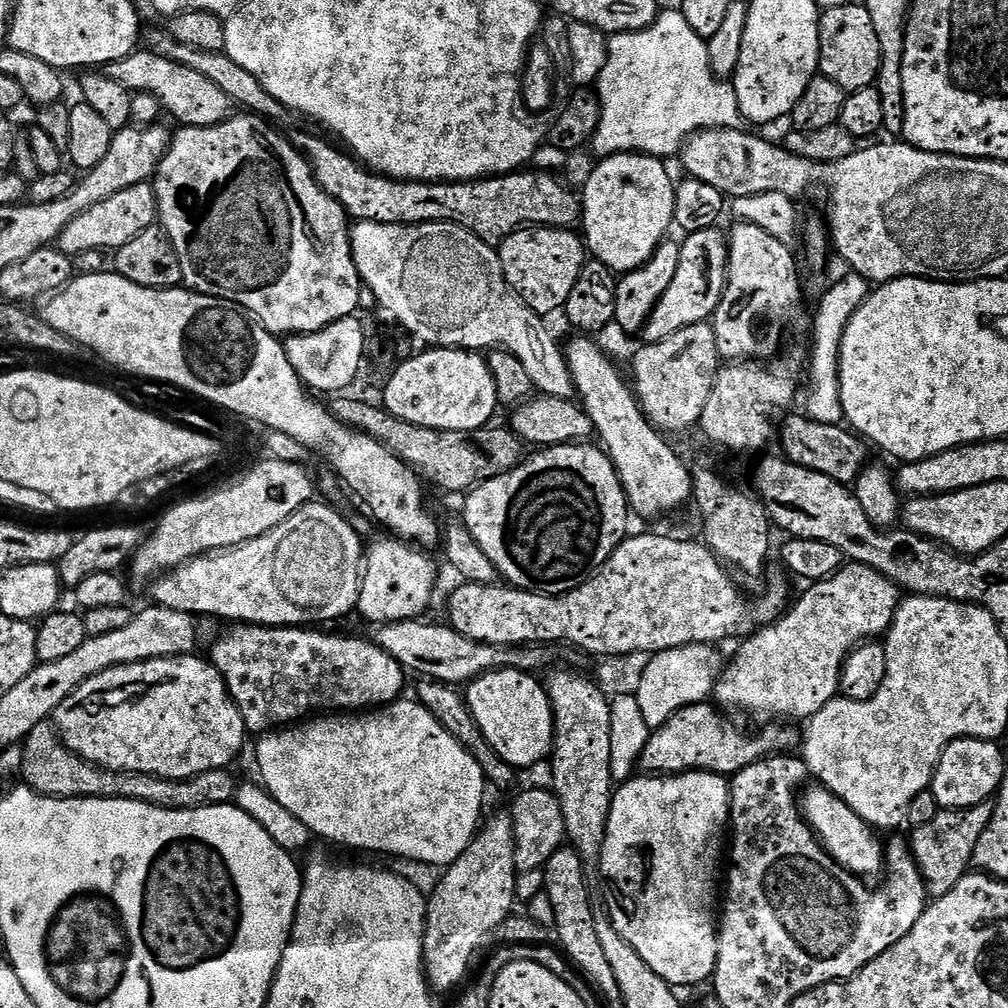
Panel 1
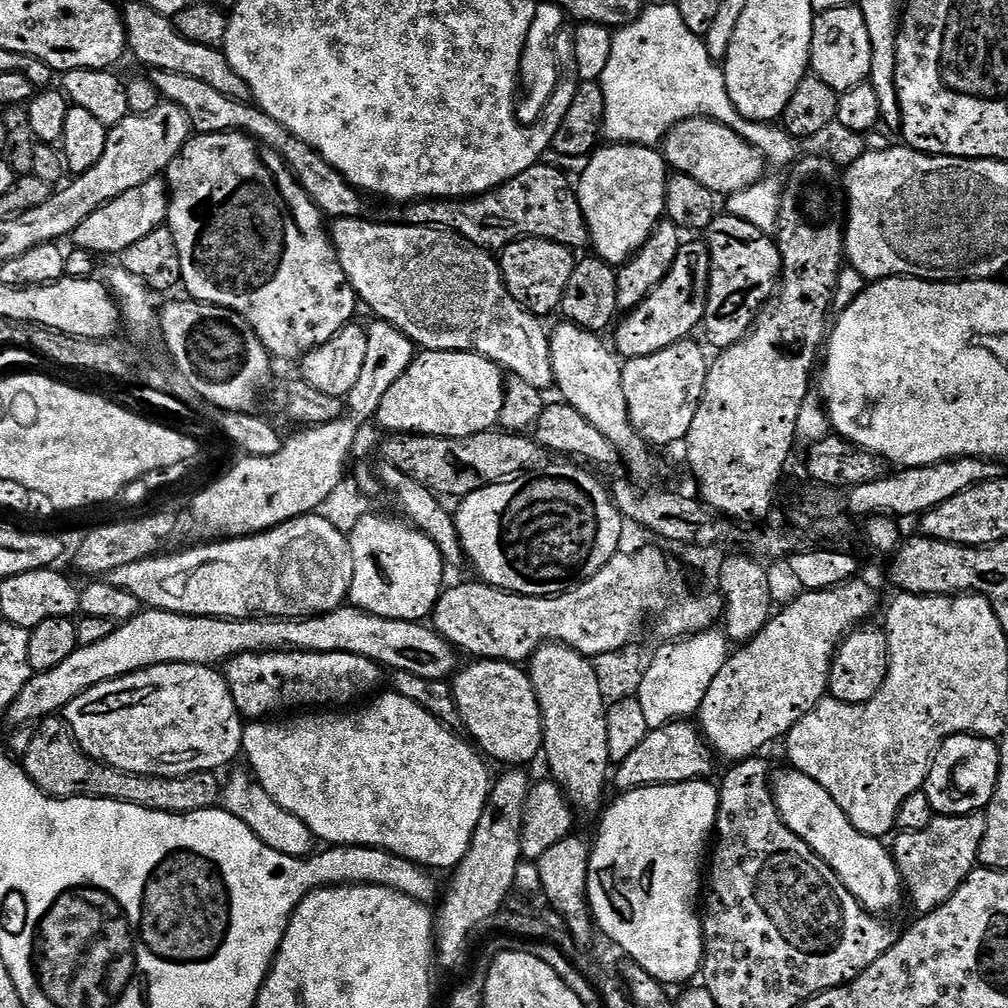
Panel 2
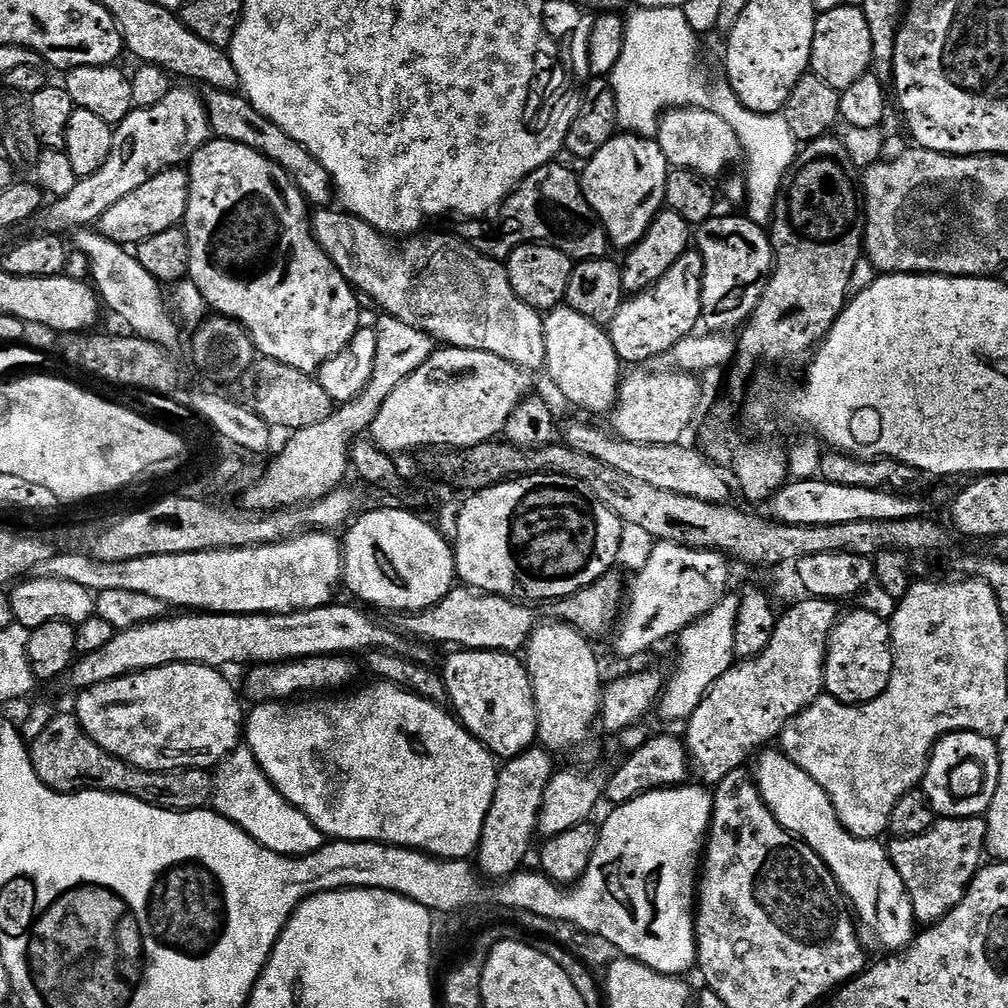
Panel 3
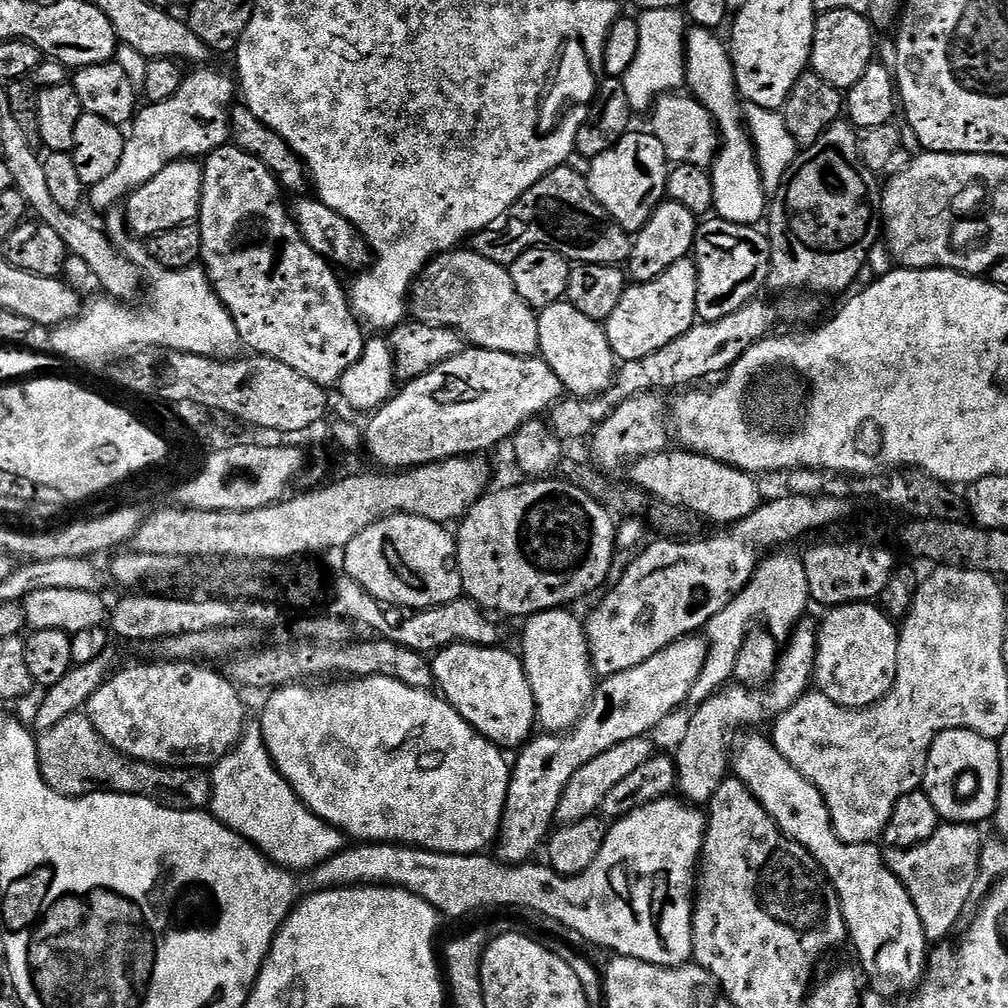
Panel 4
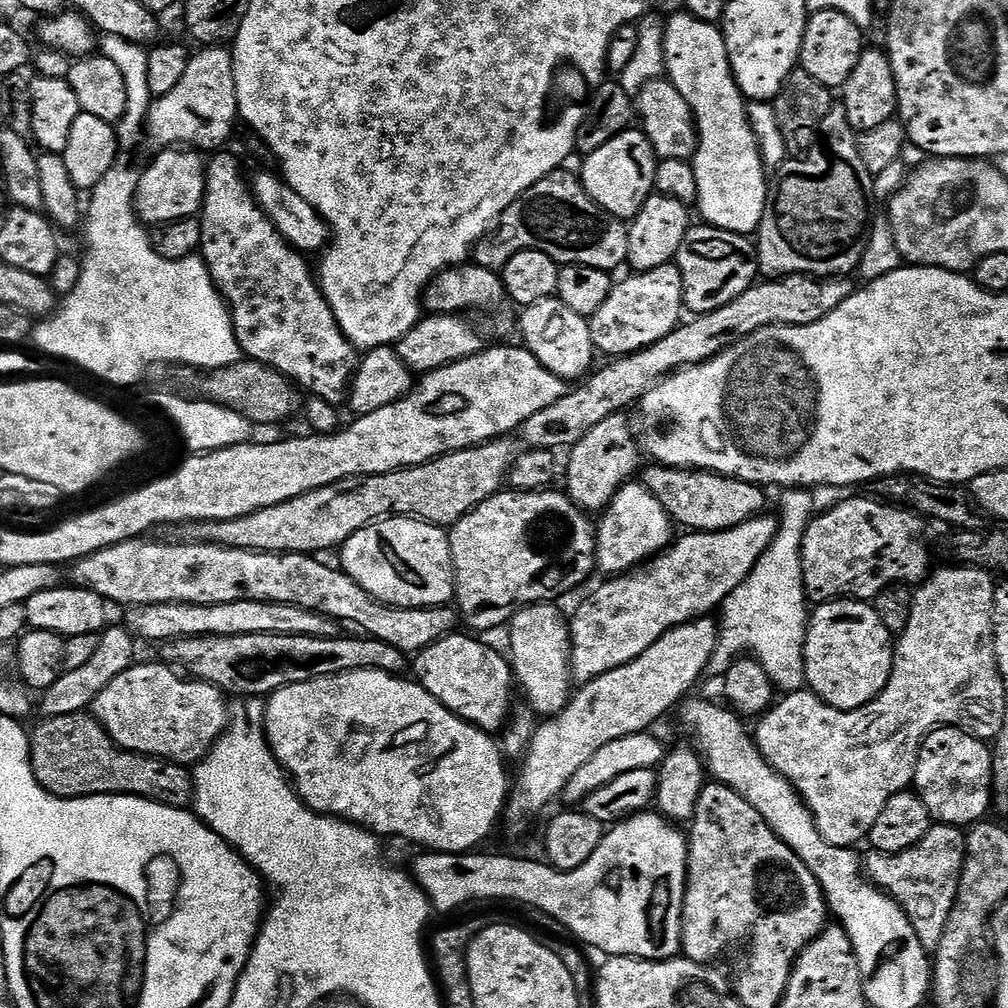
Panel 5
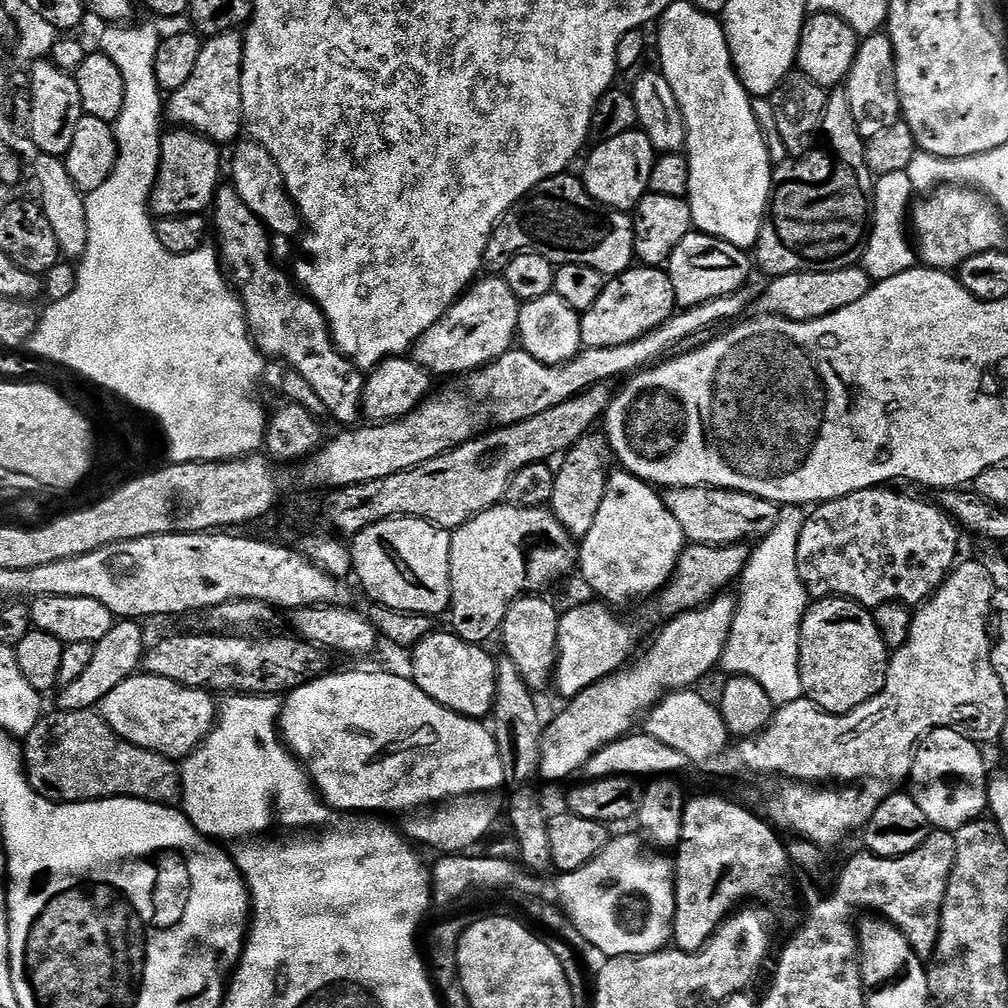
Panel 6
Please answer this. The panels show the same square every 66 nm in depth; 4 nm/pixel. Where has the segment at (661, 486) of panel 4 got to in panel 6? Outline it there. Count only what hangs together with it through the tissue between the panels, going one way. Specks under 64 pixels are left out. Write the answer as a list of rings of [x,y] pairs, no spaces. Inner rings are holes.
[[[670,488],[663,493],[663,498],[666,510],[682,526],[685,541],[704,546],[759,542],[774,530],[781,510],[781,505],[766,498],[725,488]]]

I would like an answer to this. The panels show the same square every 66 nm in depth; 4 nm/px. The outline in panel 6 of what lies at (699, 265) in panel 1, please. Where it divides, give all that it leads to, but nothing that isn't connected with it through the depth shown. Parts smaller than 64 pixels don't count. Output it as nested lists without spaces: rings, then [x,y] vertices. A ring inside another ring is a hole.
[[[633,266],[627,272],[611,277],[605,283],[602,294],[598,294],[598,302],[581,315],[582,345],[584,348],[626,346],[626,342],[634,342],[665,324],[677,308],[674,282],[670,282],[663,267]]]

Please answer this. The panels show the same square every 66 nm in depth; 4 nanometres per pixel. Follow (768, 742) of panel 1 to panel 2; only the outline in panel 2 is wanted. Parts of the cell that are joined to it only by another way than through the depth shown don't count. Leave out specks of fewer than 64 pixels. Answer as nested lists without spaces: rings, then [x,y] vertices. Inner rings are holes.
[[[680,719],[664,725],[660,729],[648,731],[646,738],[635,747],[634,751],[624,761],[615,765],[614,784],[616,780],[617,786],[620,787],[619,791],[625,793],[635,788],[649,788],[659,784],[681,784],[691,780],[708,780],[711,772],[715,770],[718,760],[712,749],[708,747],[703,732],[695,723],[690,723],[692,722],[687,719]]]

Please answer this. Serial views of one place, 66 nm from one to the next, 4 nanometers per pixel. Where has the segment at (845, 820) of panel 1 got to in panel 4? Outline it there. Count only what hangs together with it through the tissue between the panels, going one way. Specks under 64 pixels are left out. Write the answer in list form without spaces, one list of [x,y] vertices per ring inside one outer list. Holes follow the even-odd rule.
[[[745,731],[735,737],[736,741],[731,741],[730,768],[731,771],[732,768],[736,771],[733,772],[735,779],[741,780],[748,787],[748,793],[764,807],[766,814],[789,840],[801,844],[816,859],[844,916],[847,939],[850,944],[852,940],[865,974],[872,979],[871,987],[881,994],[904,994],[915,989],[926,971],[926,937],[922,922],[918,918],[918,910],[914,910],[914,902],[910,902],[903,884],[889,870],[885,857],[880,857],[875,843],[847,844],[836,837],[836,832],[832,829],[832,820],[828,817],[828,808],[819,790],[801,772],[794,770],[794,766],[790,766],[790,762],[782,758],[782,754],[778,754],[767,735],[759,736],[756,732],[759,731]]]

